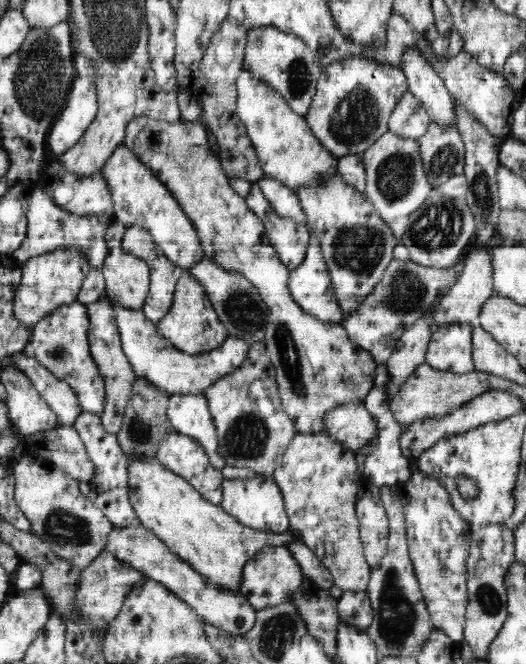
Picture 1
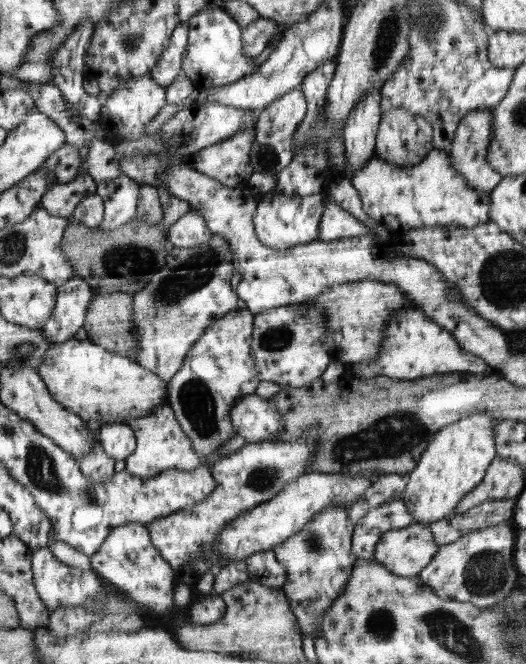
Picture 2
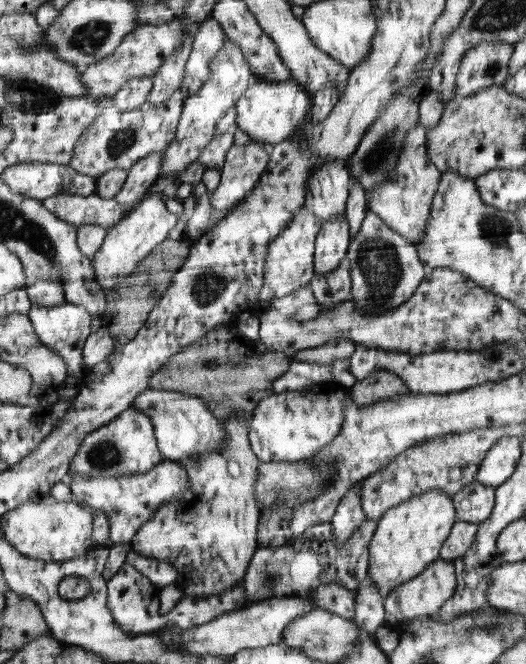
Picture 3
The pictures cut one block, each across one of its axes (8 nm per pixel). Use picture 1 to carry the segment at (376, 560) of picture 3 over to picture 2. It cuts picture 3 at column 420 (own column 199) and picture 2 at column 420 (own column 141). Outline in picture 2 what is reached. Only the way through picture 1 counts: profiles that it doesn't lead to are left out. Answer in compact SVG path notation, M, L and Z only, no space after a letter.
M475 411L435 433L420 454L418 464L407 474L407 484L402 492L403 503L413 515L413 523L423 522L429 526L450 516L455 505L482 481L490 462L497 456L494 428L498 420L489 417L489 413Z

